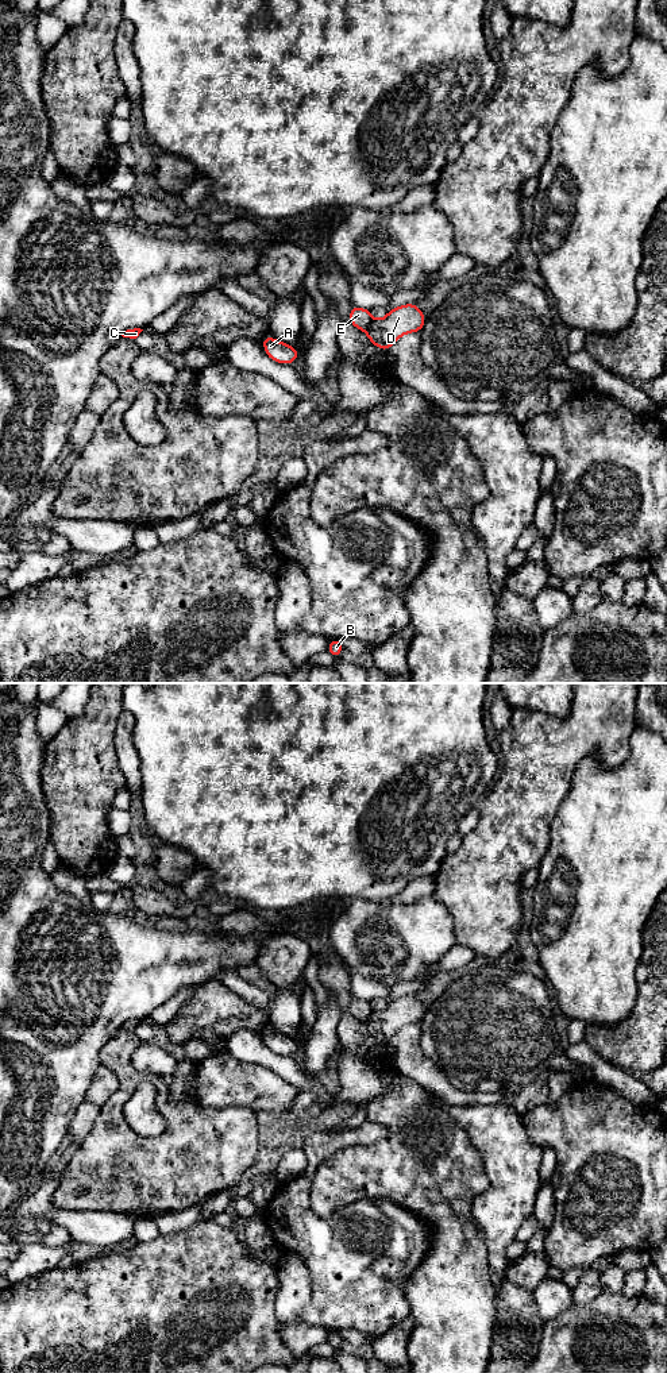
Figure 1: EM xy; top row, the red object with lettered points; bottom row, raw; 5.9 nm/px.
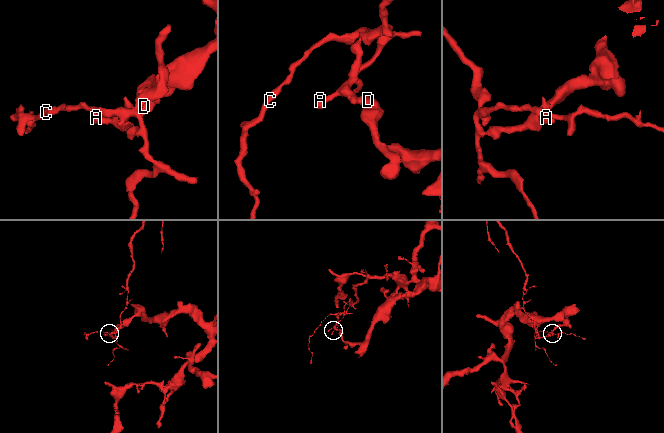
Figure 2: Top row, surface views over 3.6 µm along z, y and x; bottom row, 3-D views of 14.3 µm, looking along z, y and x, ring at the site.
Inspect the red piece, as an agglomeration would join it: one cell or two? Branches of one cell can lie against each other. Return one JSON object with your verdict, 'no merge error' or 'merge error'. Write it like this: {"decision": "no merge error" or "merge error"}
{"decision": "merge error"}

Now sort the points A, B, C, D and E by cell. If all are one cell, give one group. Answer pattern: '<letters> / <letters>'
A B C E / D

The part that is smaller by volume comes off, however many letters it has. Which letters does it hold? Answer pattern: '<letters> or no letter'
A, B, C, E

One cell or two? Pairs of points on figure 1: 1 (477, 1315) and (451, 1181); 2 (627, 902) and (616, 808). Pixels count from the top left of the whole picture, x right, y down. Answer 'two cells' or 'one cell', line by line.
1: one cell
2: one cell

